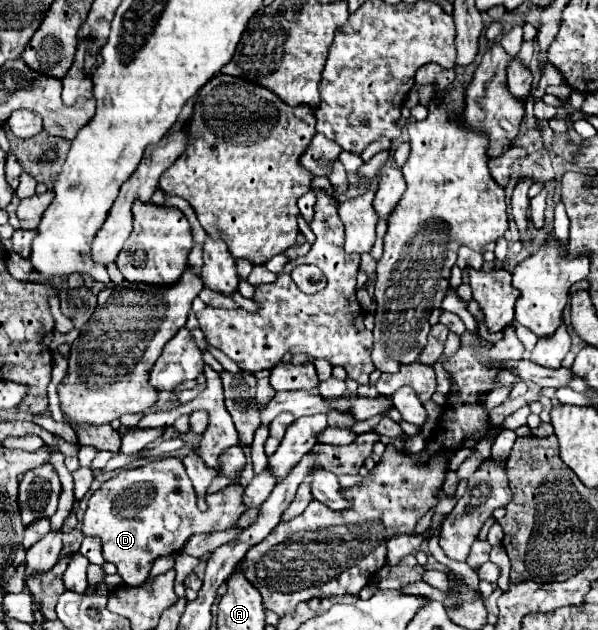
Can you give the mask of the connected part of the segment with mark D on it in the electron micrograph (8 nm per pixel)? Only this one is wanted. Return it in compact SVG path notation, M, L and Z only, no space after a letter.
M170 456L148 462L140 468L120 470L114 478L104 482L88 500L82 532L86 536L100 536L106 562L116 564L118 574L128 586L138 586L144 584L150 566L158 556L182 550L190 536L234 528L246 510L242 504L242 492L244 488L240 484L232 484L207 495L208 509L202 512L196 506L196 492L182 460Z

